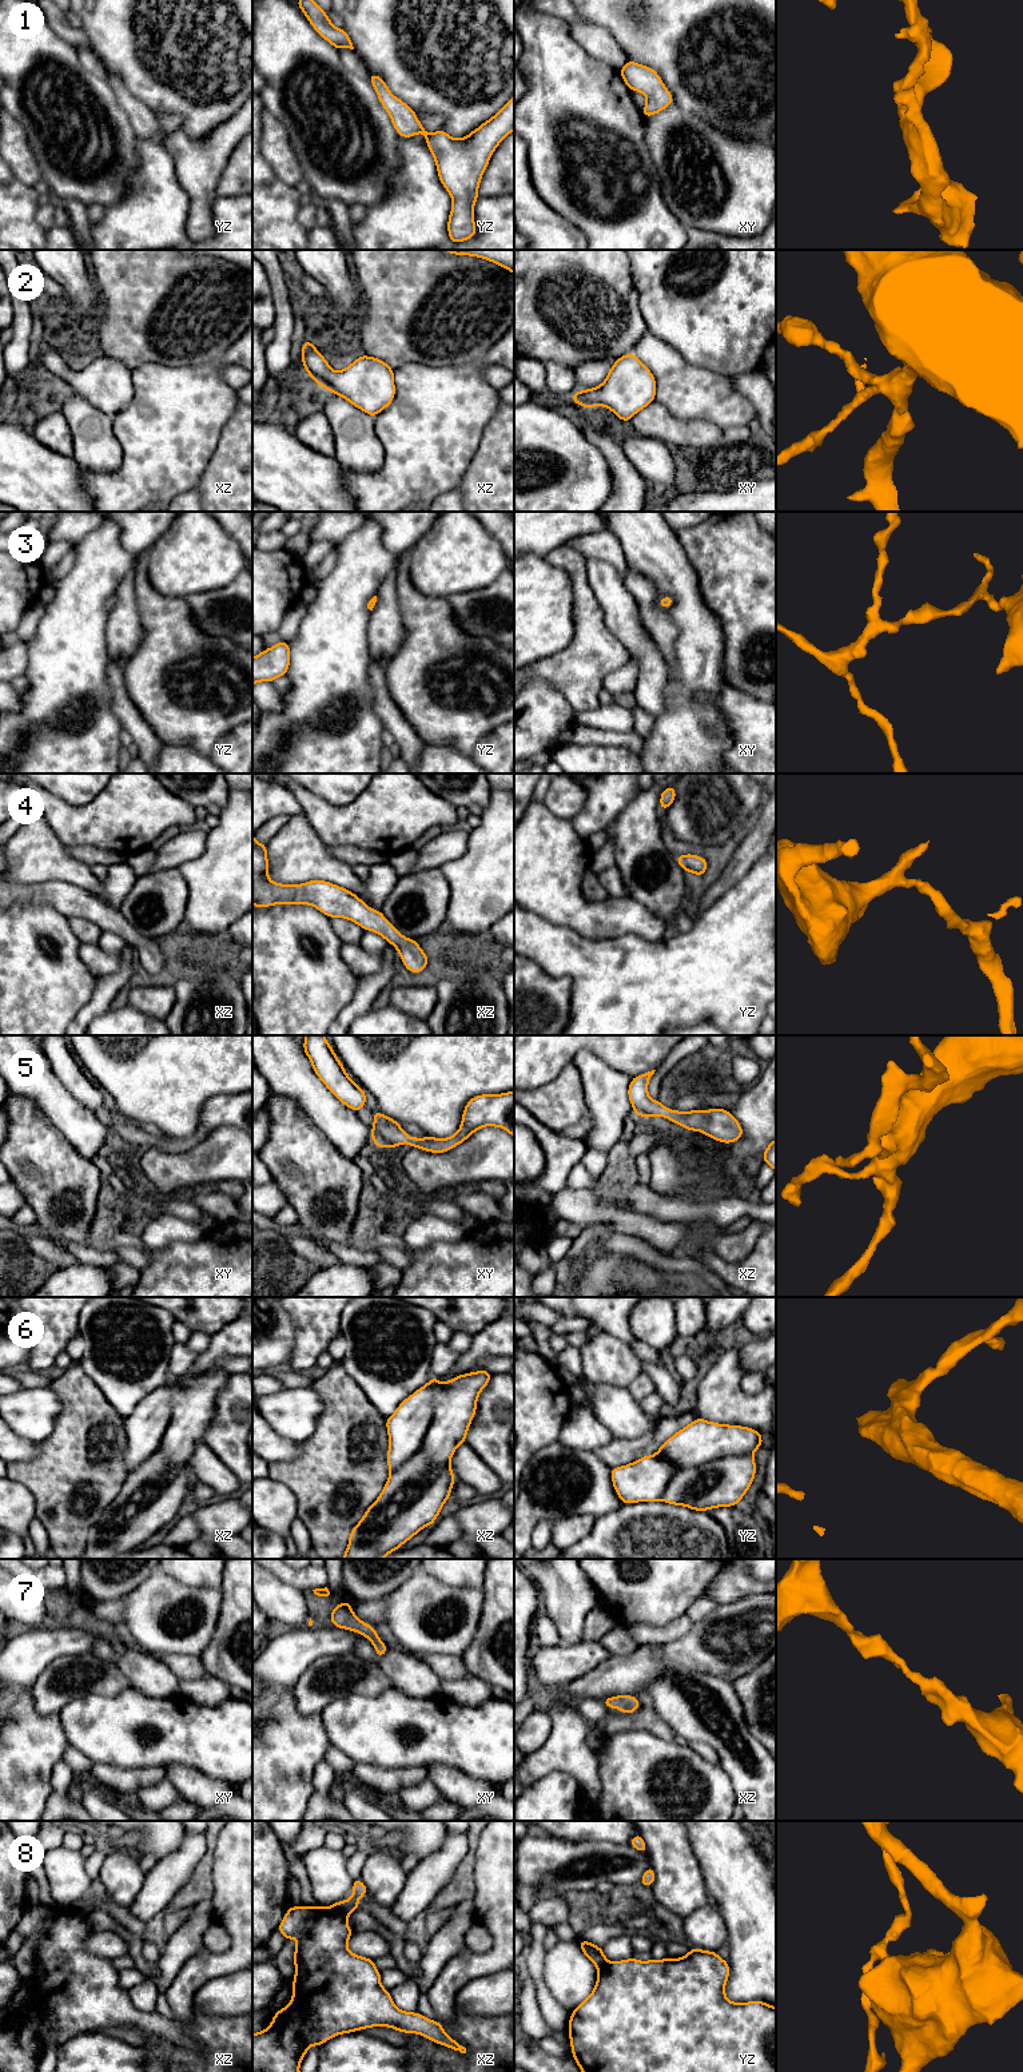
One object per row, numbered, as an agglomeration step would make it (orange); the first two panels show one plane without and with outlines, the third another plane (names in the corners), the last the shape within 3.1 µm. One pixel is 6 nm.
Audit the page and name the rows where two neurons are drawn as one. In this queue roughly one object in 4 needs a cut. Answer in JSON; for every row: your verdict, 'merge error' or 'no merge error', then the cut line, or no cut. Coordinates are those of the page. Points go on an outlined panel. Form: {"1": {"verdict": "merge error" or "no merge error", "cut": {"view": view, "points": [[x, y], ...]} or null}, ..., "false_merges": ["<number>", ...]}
{"1": {"verdict": "no merge error", "cut": null}, "2": {"verdict": "no merge error", "cut": null}, "3": {"verdict": "no merge error", "cut": null}, "4": {"verdict": "no merge error", "cut": null}, "5": {"verdict": "no merge error", "cut": null}, "6": {"verdict": "no merge error", "cut": null}, "7": {"verdict": "no merge error", "cut": null}, "8": {"verdict": "merge error", "cut": {"view": "xz", "points": [[331, 1905], [347, 1915]]}}, "false_merges": ["8"]}

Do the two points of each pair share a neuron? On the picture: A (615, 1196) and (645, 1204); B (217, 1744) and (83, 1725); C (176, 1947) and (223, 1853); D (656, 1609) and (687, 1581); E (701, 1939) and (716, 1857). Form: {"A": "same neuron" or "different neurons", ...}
{"A": "same neuron", "B": "same neuron", "C": "different neurons", "D": "same neuron", "E": "different neurons"}

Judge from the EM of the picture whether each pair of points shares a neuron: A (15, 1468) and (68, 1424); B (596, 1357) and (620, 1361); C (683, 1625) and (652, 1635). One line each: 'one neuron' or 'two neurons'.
A: one neuron
B: one neuron
C: one neuron

